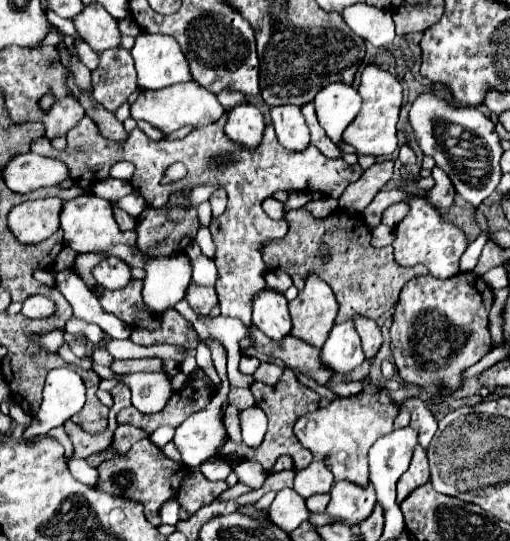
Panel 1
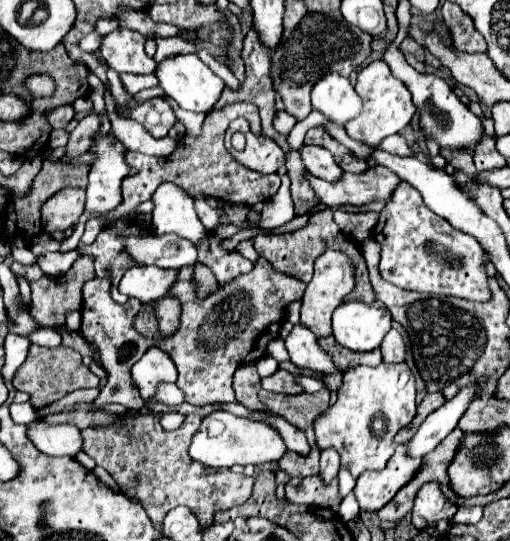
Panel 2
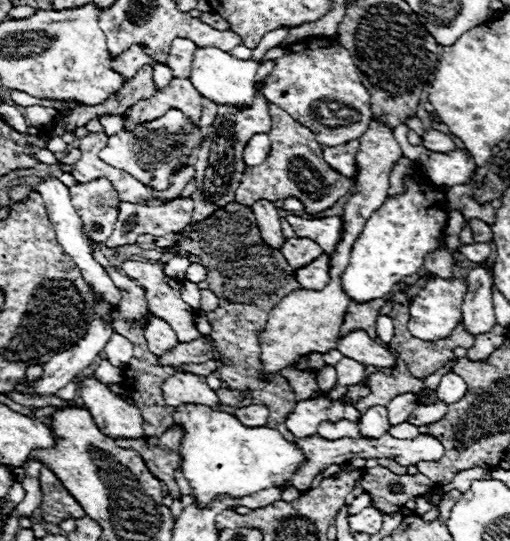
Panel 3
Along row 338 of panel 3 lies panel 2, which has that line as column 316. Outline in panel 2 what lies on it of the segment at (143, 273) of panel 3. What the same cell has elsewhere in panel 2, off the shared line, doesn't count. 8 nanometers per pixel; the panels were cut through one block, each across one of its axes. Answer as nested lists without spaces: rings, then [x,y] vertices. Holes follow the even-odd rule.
[[[372,166],[368,172],[350,174],[346,172],[336,184],[328,184],[326,180],[308,176],[316,196],[320,196],[322,204],[330,208],[338,206],[364,206],[370,202],[384,202],[392,200],[394,190],[402,182],[392,170],[384,166]]]

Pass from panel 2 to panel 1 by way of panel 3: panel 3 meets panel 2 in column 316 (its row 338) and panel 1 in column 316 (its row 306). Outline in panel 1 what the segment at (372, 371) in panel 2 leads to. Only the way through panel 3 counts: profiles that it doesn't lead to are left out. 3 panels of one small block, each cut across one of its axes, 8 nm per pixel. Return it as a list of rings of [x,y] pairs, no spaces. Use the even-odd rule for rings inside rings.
[[[360,392],[350,398],[336,398],[324,408],[308,412],[298,418],[294,434],[304,448],[308,448],[314,460],[320,460],[330,468],[334,480],[352,480],[354,484],[368,484],[368,450],[384,434],[394,430],[394,420],[400,412],[400,404],[388,392],[376,394]]]

